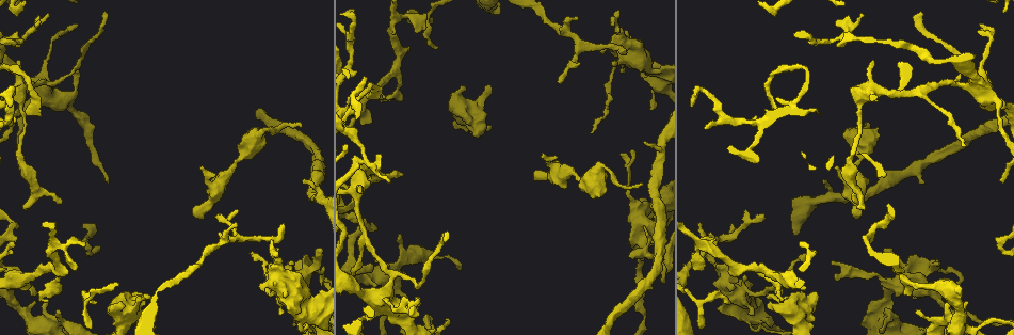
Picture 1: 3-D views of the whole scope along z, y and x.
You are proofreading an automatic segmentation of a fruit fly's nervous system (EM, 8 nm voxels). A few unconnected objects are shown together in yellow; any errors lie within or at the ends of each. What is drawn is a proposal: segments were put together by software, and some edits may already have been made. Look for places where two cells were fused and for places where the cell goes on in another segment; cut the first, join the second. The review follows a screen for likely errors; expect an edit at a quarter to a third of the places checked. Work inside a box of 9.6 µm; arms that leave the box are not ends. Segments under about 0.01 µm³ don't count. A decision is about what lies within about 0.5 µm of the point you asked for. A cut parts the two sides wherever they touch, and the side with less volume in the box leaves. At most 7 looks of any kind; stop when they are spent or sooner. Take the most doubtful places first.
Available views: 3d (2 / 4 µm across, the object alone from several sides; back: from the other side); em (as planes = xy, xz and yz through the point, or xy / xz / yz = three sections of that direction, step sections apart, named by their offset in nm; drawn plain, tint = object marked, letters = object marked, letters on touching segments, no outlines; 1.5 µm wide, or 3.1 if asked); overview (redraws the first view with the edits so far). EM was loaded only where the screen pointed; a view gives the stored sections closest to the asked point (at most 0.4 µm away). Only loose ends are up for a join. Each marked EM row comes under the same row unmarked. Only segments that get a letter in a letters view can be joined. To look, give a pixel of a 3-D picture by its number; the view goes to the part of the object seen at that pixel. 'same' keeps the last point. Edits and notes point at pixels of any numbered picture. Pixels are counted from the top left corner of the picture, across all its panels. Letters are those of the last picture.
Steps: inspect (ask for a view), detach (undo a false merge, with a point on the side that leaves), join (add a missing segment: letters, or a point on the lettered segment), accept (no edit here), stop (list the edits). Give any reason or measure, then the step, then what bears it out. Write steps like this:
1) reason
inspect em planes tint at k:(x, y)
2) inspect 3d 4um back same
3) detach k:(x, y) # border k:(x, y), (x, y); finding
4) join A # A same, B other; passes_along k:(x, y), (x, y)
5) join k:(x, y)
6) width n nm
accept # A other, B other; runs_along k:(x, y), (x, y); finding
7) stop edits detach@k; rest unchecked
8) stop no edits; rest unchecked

branch stops here
inspect em planes letters at 1:(281, 225)

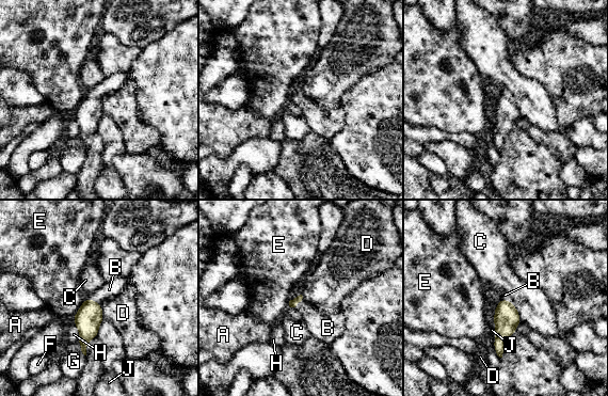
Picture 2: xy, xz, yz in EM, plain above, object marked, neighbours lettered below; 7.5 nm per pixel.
join B # A other, B same, C other, D other, E other, F other, G other, H other, J other; passes_along 2:(88, 319), (94, 301), (109, 289); it goes on there

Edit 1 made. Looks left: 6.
see it whole again
inspect overview

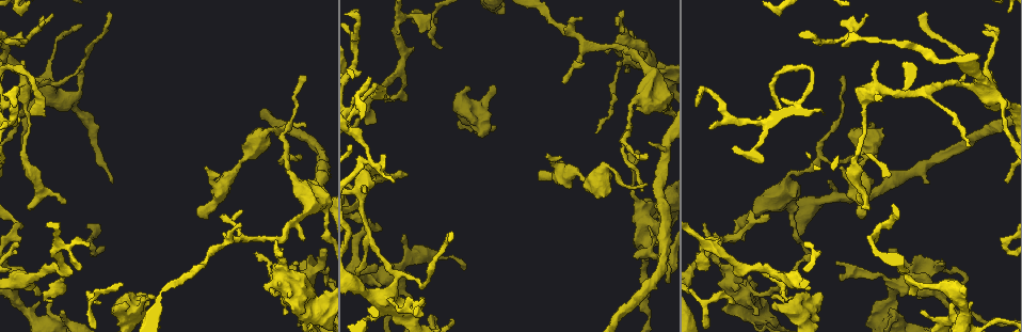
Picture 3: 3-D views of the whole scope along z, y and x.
inspect 3d 4um at 3:(935, 267)

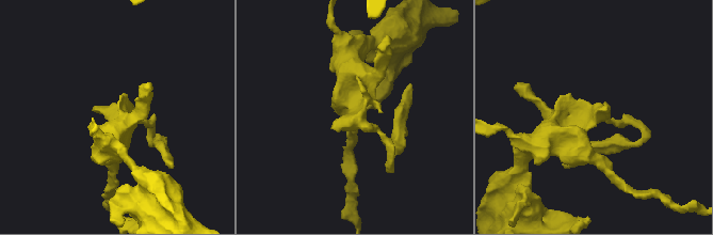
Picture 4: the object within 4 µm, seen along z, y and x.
need the tissue
inspect em yz step 4 tint at 4:(599, 115)

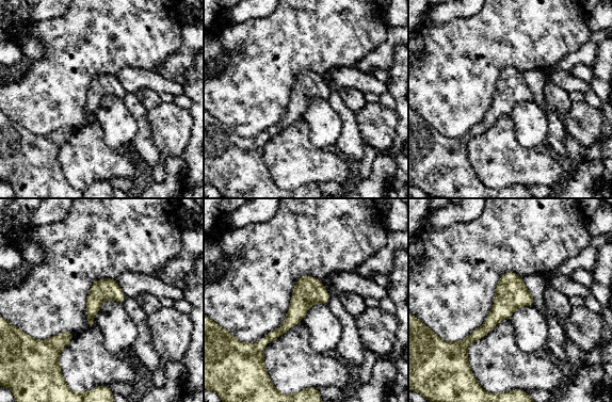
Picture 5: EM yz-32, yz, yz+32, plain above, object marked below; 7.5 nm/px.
inspect em planes letters same

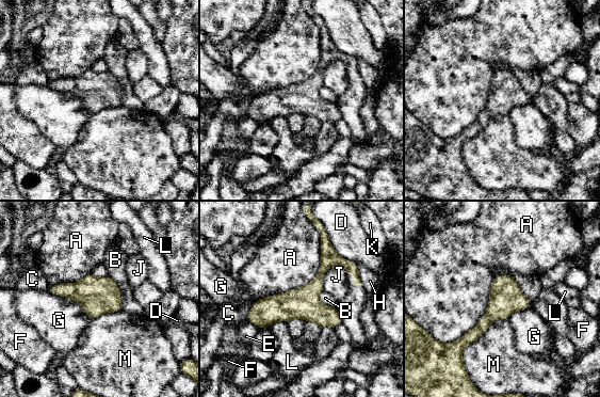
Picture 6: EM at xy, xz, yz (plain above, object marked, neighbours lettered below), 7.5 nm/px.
accept # A other, B other, C other, D other, E other, F other, G other, H other, J other, K other, L other, M other; border 6:(507, 318), (495, 318), (461, 362); continuous, no second cell

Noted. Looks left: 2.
thick turns thin
inspect em planes tint at 3:(786, 178)

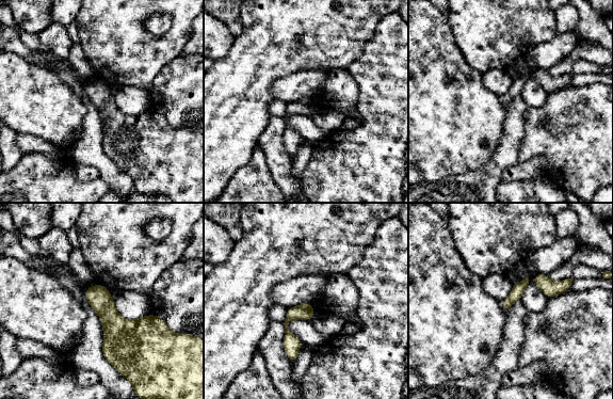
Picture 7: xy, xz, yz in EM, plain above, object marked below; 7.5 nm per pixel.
inspect em planes letters same

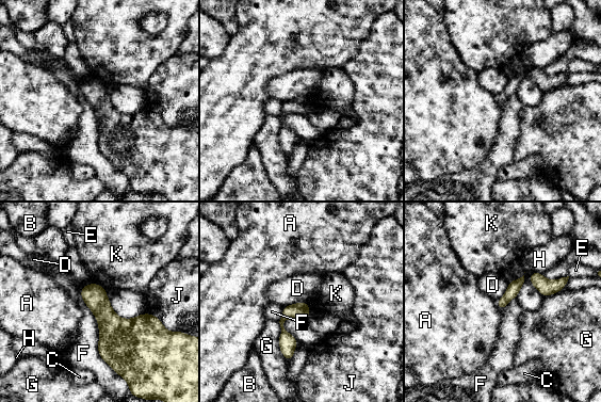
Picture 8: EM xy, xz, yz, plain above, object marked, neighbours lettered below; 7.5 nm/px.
width 100 nm
accept # A other, B other, C other, D other, E other, F other, G other, H other, J other, K other; runs_along 8:(304, 304), (281, 321), (288, 357); all the same cell

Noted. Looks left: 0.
stop edits join@2; rest unchecked

